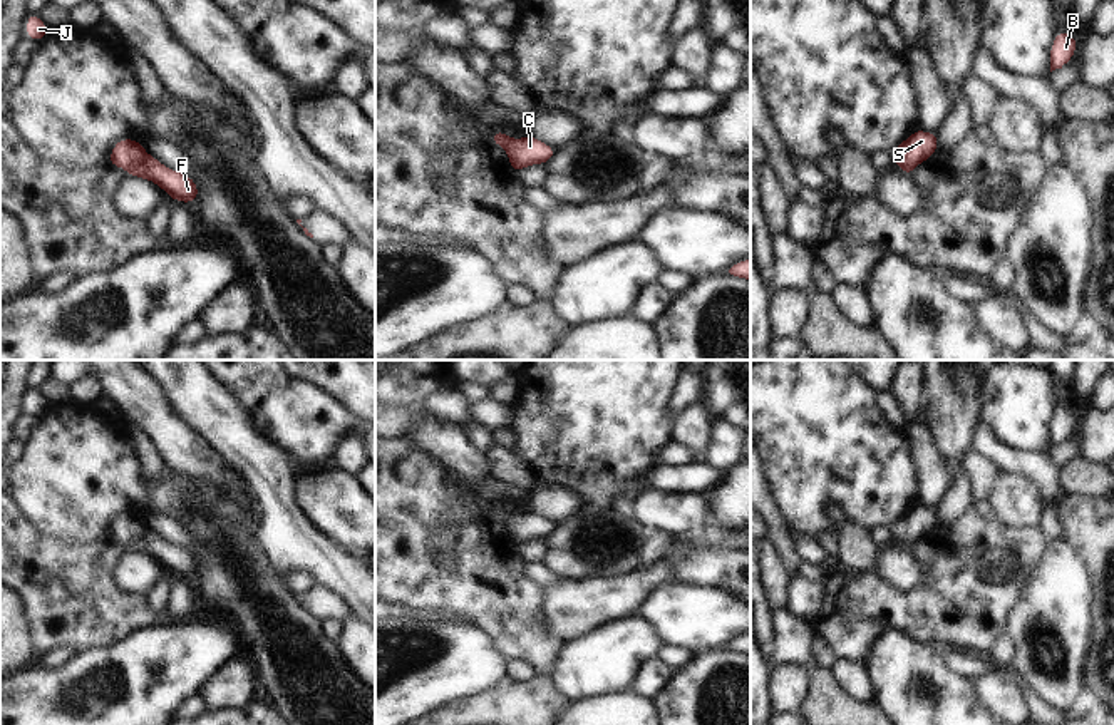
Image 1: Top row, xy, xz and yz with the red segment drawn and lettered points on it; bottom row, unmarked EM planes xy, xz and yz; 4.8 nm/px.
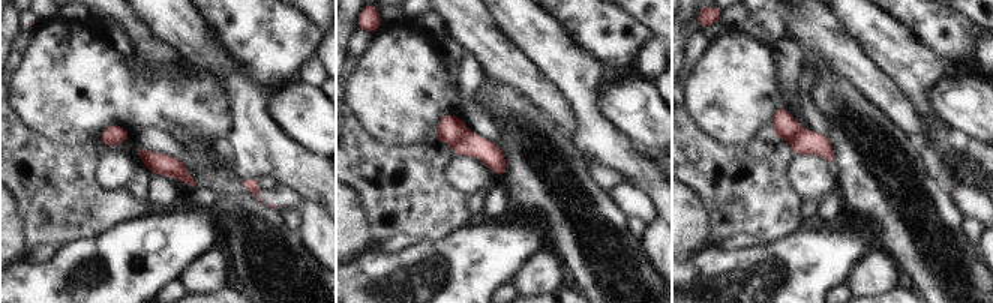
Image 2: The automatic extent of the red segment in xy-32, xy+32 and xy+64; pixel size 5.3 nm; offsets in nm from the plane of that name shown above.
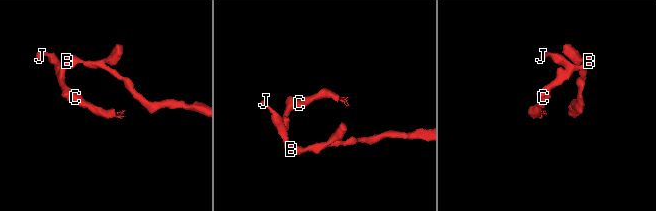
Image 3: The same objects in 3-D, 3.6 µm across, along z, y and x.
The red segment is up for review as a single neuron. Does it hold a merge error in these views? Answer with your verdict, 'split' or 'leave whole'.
split

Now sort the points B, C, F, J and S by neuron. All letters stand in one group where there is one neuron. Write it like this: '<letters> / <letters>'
B J S / C F

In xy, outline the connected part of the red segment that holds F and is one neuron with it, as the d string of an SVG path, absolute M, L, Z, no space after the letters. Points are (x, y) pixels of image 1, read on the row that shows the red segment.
M146 154L141 164L127 167L127 174L152 181L179 203L194 203L199 194L193 177L166 167L151 154Z

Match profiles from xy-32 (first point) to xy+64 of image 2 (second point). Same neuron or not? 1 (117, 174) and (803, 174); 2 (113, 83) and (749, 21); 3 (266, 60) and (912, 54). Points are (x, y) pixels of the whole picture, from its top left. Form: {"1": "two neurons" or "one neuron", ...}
{"1": "one neuron", "2": "two neurons", "3": "two neurons"}

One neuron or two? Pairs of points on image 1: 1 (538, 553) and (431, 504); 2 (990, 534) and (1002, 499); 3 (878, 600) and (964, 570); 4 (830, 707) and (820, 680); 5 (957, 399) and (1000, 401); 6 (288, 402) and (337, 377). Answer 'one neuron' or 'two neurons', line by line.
1: two neurons
2: two neurons
3: one neuron
4: one neuron
5: two neurons
6: two neurons

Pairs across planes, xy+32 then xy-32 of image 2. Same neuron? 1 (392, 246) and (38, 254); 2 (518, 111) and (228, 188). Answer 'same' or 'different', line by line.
1: same
2: same

